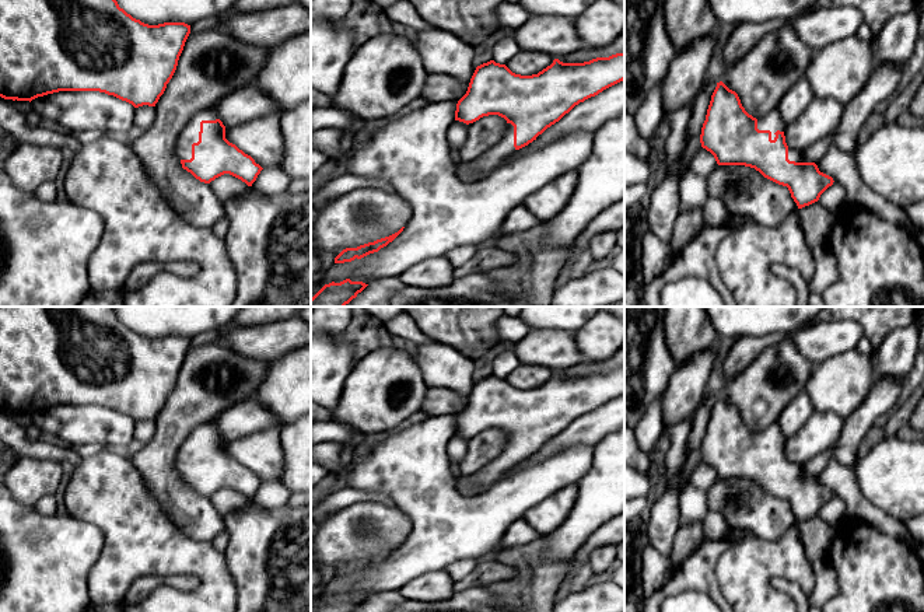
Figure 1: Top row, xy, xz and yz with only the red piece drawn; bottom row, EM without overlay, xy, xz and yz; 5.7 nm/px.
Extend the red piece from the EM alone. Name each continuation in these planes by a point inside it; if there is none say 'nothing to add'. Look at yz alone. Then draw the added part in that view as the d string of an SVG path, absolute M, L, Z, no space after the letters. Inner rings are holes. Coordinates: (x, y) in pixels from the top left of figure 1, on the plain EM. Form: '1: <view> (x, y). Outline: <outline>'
1: yz (773, 436). Outline: M777 424L770 426L766 430L757 431L757 443L759 444L770 444L771 445L771 454L776 451L776 445L784 445L787 441L787 437L783 434L780 427Z

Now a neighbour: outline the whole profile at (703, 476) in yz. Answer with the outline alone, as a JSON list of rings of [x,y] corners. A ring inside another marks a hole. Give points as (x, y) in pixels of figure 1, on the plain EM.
[[[701,461],[690,475],[689,483],[706,493],[717,479],[714,469]]]

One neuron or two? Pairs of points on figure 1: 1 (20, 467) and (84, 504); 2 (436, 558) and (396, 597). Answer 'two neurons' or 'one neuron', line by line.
1: two neurons
2: two neurons

